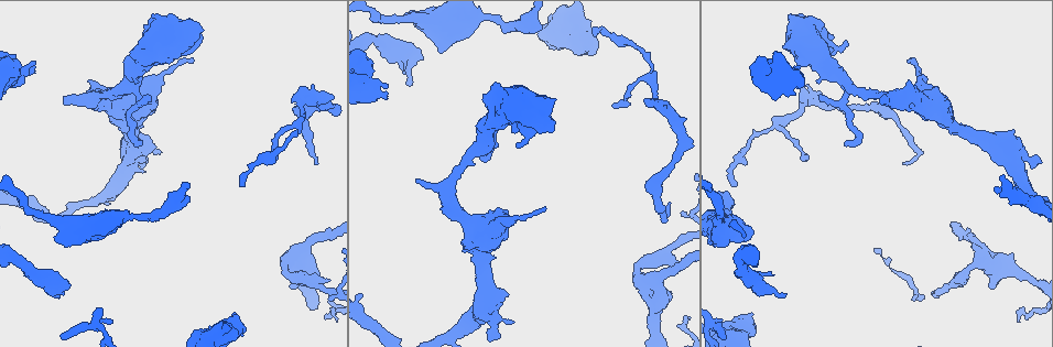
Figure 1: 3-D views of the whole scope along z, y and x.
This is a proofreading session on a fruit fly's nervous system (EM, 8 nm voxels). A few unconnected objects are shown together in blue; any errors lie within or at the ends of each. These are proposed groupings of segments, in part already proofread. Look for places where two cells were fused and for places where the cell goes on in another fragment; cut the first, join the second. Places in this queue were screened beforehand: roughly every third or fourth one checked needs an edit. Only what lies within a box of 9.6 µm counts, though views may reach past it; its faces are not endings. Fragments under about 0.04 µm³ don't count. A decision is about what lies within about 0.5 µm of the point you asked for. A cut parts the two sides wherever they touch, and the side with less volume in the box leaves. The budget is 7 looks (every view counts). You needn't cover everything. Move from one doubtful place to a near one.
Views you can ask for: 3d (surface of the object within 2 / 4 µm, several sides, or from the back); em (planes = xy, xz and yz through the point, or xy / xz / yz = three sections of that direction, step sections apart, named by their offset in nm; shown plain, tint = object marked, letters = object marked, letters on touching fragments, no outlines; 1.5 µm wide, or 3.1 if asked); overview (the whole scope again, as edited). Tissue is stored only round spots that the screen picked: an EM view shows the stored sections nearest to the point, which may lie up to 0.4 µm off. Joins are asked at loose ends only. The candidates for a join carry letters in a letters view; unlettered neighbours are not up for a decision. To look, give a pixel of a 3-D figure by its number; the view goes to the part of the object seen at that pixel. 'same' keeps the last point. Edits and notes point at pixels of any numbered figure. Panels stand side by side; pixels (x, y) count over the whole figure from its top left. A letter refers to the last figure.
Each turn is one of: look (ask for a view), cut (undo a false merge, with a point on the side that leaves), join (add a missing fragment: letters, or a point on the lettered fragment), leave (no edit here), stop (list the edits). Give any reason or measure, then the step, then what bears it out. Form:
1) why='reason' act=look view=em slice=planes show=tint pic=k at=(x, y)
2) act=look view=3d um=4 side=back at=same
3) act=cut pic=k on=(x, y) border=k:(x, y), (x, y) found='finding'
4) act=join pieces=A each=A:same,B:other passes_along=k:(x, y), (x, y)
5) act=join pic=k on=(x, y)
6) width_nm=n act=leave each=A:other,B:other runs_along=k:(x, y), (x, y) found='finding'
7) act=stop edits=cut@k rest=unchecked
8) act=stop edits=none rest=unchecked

why='an open end' act=look view=em slice=planes show=letters pic=1 at=(34, 68)

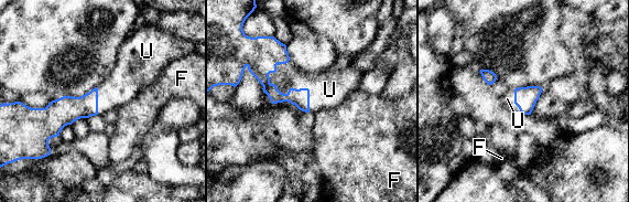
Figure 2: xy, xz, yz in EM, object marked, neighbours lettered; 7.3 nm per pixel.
act=join pieces=U each=F:other,U:same found='the cell continues'

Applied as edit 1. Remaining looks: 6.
why='thick end' act=look view=em slice=xz step=4 show=letters pic=1 at=(592, 54)

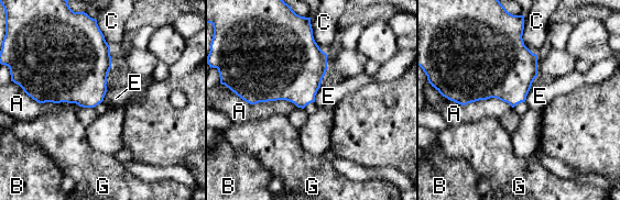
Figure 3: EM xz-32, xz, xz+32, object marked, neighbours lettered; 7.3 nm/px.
why='another direction' act=look view=em slice=planes show=letters at=same

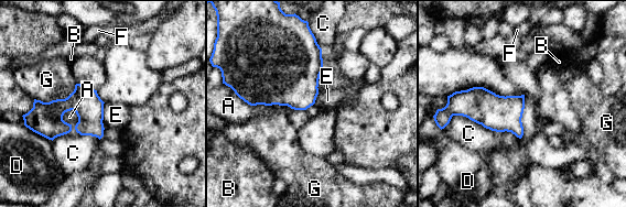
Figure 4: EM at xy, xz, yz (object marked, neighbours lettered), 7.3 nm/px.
act=leave each=A:other,B:other,C:other,D:other,E:other,F:other,G:other border=4:(65, 111), (75, 112), (81, 134) found='none of them fits'

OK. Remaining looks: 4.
why='stops while still wide' act=look view=3d um=4 pic=1 at=(55, 296)

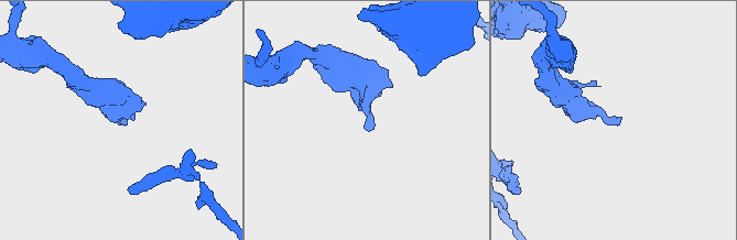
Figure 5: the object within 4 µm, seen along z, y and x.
act=look view=em slice=xy step=4 show=tint pic=5 at=(366, 129)

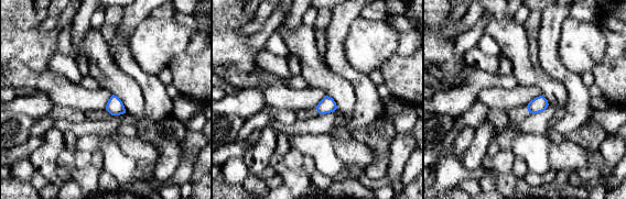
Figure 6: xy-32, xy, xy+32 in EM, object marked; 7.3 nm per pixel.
act=look view=em slice=planes show=letters at=same

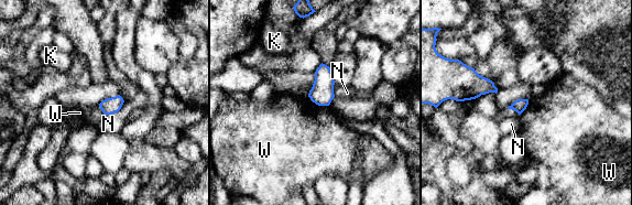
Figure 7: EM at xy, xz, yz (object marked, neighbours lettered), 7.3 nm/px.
act=leave each=K:other,N:other,W:other border=7:(307, 96), (318, 105), (328, 106) found='no lettered fragment goes on from it'

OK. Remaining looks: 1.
act=stop edits=join@2 rest=unchecked

